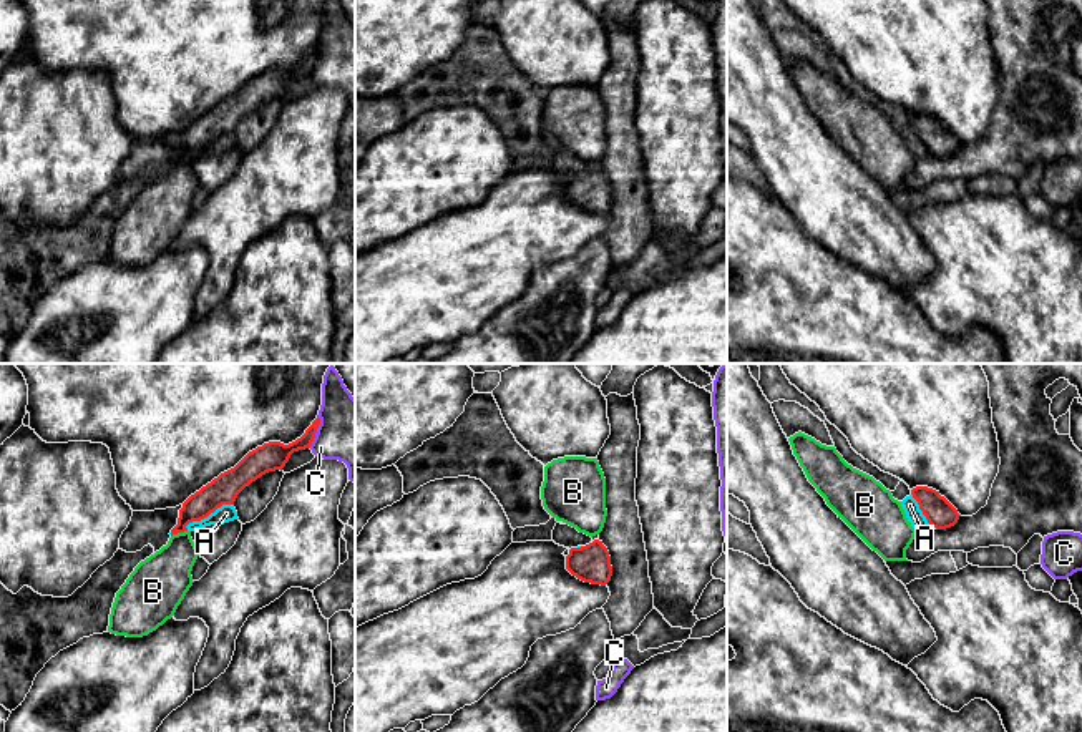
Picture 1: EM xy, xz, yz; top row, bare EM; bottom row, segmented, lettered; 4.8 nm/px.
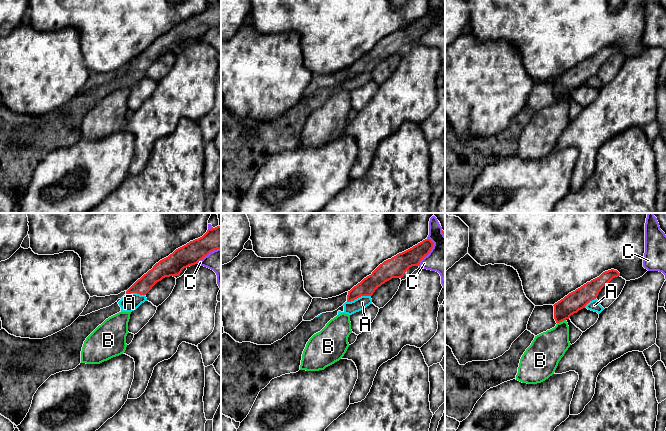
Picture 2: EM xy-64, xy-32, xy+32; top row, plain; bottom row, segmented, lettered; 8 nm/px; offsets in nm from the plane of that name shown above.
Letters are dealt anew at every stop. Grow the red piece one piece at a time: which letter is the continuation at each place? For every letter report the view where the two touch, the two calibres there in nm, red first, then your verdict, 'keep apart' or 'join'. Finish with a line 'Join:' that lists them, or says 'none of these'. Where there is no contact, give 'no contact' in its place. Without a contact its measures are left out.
A: meets red in xy; 140 nm thick on the red side, 90 nm on the other; keep apart
B: meets red in xy; 130 nm thick on the red side, 260 nm on the other; keep apart
C: meets red in xy; 140 nm thick on the red side, 320 nm on the other; keep apart
Join: none of these

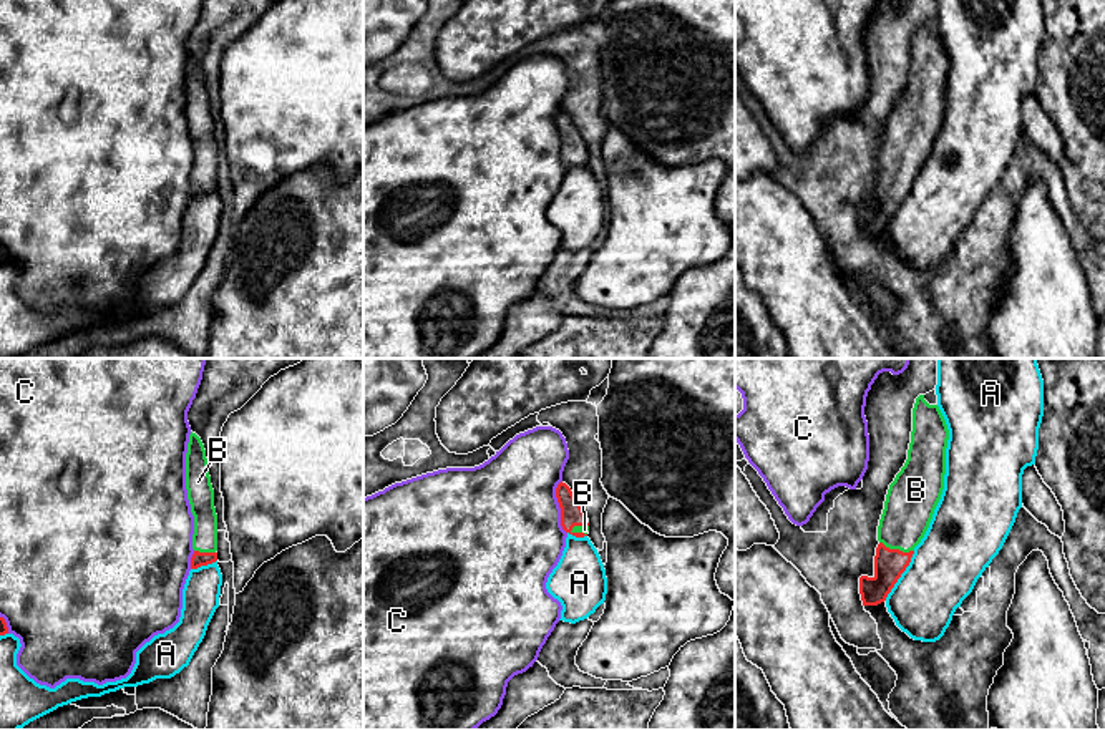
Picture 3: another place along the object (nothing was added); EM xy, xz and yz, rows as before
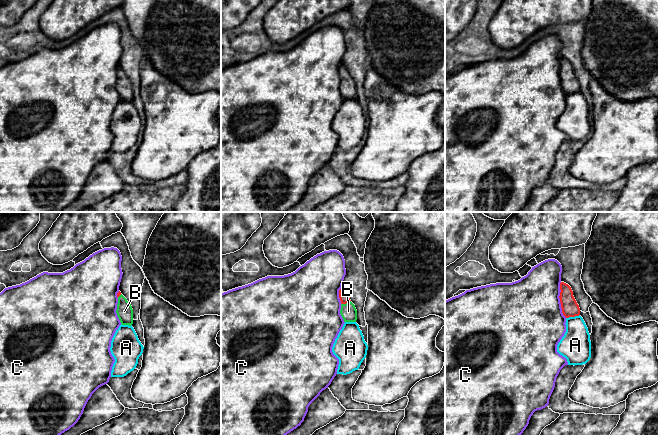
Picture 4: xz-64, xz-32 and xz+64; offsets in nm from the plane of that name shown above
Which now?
A: meets red in yz; 150 nm thick on the red side, 340 nm on the other; keep apart
B: meets red in yz; 150 nm thick on the red side, 240 nm on the other; join
C: meets red in xz; 110 nm thick on the red side, 500 nm on the other; keep apart
Join: B

